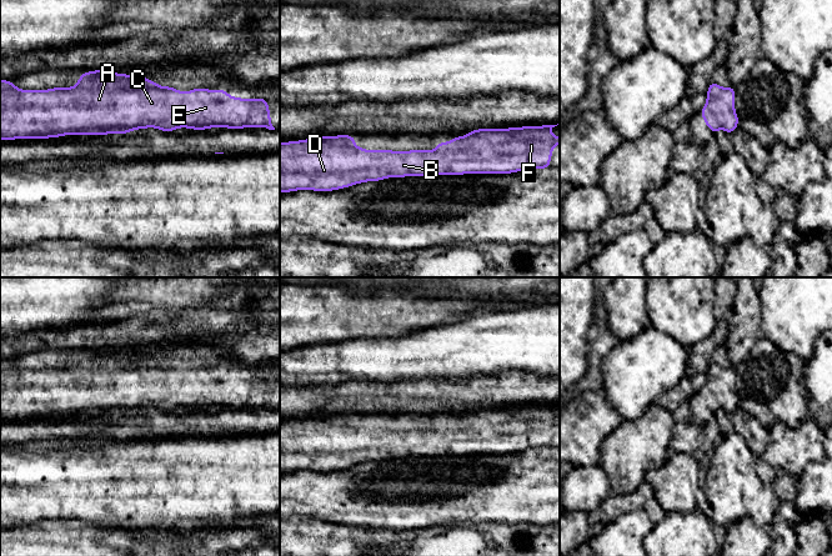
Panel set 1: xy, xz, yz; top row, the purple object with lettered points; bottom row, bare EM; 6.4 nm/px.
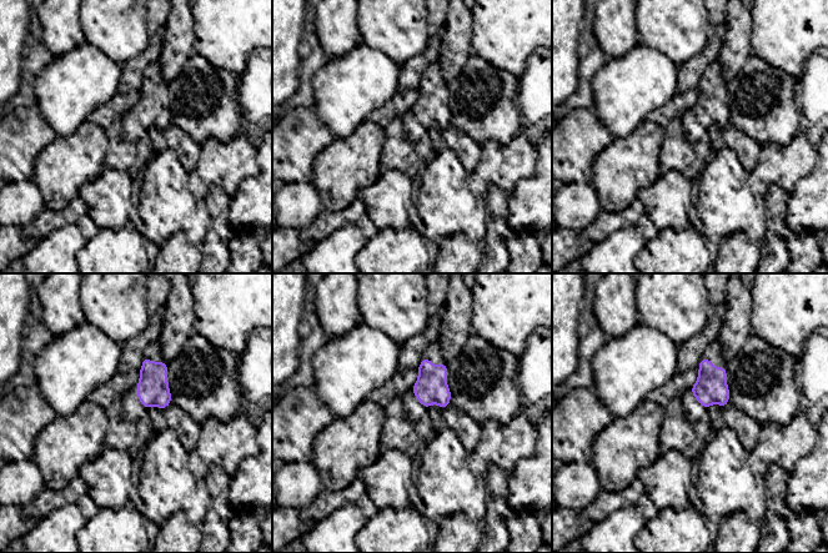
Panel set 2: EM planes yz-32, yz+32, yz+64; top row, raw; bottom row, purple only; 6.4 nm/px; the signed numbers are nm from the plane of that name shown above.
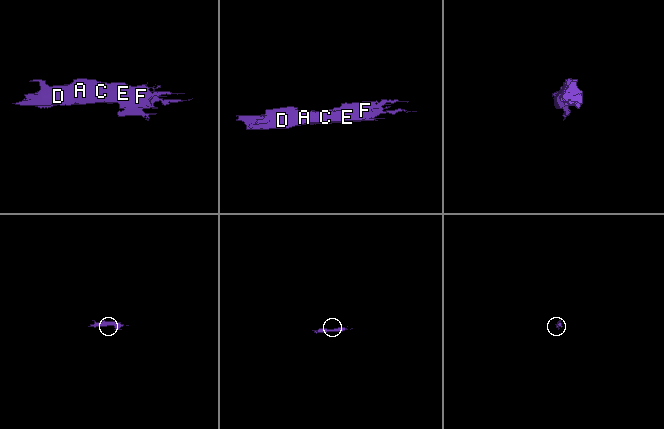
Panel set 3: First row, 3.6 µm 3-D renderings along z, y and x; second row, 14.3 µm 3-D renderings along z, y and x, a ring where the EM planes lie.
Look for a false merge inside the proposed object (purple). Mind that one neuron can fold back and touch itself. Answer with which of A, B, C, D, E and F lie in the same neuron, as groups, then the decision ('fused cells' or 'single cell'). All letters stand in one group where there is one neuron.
A B C D E F; single cell

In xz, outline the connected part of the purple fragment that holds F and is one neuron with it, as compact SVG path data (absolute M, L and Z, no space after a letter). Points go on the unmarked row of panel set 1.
M542 405L542 406L522 406L508 409L477 409L470 411L466 416L457 416L447 422L436 422L435 430L410 430L410 431L392 431L392 430L366 430L355 425L355 417L352 415L337 415L337 416L321 416L315 419L305 419L300 421L280 422L280 472L291 472L296 470L314 470L314 471L332 471L342 467L350 467L352 465L367 461L380 461L387 457L405 457L405 456L435 456L435 455L463 455L463 454L512 454L517 451L525 451L527 449L550 449L550 440L552 437L552 430L555 425L560 424L560 416L553 416L551 410L557 405Z

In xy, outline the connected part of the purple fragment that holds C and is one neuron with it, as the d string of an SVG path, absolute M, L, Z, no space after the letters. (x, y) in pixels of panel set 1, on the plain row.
M111 350L81 352L74 367L20 370L12 361L0 360L0 420L49 419L64 415L127 414L156 407L174 411L179 407L266 407L275 410L266 379L232 377L226 370L194 369L181 372L160 366L142 356L116 354Z

